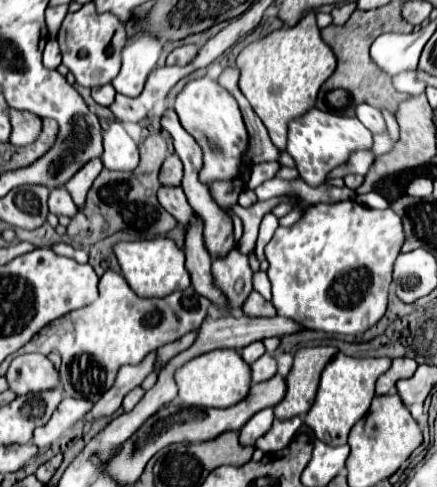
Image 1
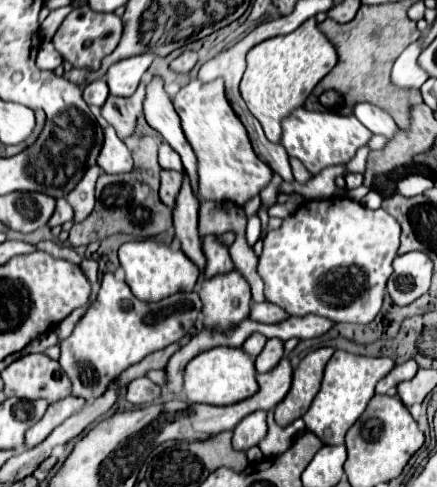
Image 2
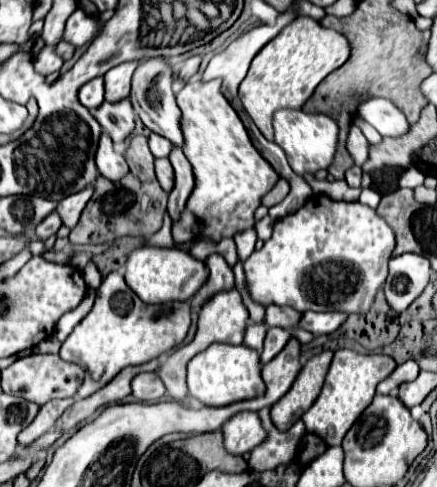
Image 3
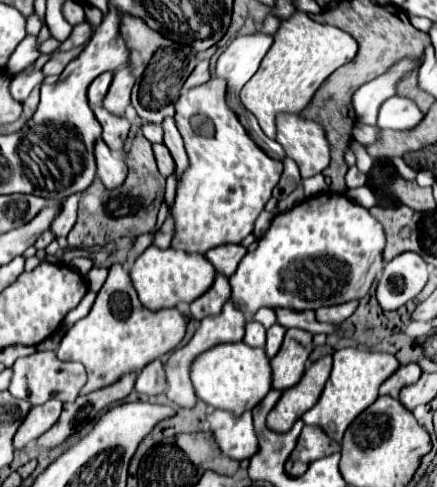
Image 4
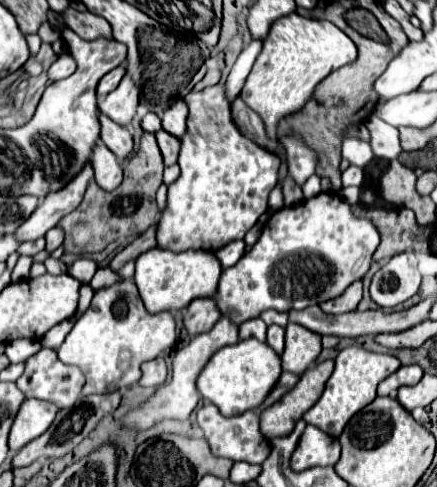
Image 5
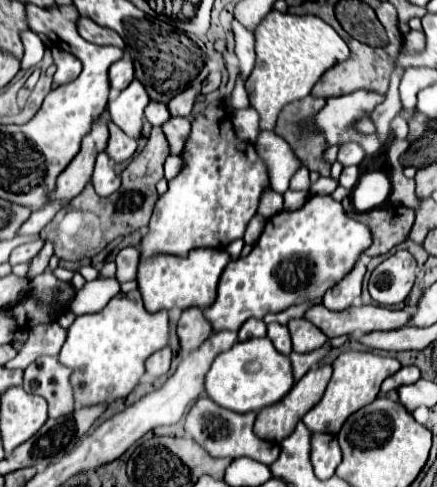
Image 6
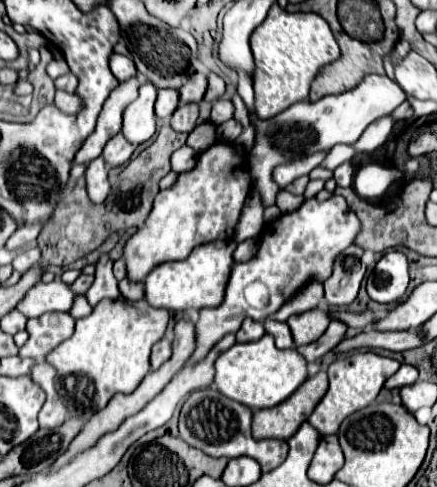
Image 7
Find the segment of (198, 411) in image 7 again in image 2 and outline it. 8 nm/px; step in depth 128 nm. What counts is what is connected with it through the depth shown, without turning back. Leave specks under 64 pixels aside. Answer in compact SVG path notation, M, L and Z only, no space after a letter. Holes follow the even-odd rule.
M252 412L246 418L240 420L240 424L236 424L234 428L234 436L232 436L232 446L236 450L248 450L252 446L258 446L267 434L267 412Z

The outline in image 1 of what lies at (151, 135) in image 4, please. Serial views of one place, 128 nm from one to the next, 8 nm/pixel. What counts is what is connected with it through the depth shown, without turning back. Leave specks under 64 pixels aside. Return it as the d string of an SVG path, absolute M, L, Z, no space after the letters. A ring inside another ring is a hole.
M168 154L160 170L160 184L180 184L180 182L182 182L182 162L176 154Z

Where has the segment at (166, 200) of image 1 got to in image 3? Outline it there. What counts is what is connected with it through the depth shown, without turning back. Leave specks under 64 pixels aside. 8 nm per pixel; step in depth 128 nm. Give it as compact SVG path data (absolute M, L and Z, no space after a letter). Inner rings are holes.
M156 158L156 176L158 176L160 186L166 192L170 192L172 184L174 184L174 170L172 170L172 164L168 158Z

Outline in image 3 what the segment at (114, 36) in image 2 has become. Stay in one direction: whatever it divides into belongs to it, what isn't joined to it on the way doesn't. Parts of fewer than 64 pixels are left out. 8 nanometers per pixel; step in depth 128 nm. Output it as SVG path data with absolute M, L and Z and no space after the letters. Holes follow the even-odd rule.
M76 8L66 22L64 40L70 42L72 46L82 46L82 44L88 44L98 32L100 32L98 20L88 16L82 8Z

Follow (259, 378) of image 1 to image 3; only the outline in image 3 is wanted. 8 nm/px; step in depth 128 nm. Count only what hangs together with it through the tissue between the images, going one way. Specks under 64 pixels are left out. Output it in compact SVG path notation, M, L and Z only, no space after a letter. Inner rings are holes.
M268 328L266 332L266 342L262 350L262 364L268 364L290 340L290 332L284 328Z

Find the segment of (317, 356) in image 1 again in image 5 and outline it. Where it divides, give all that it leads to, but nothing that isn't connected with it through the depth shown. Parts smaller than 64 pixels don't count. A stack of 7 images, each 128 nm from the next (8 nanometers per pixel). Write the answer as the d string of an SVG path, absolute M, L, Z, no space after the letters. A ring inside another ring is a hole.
M324 360L322 364L308 368L308 372L300 376L298 384L290 392L286 392L270 408L264 408L264 412L260 414L260 432L268 440L288 436L294 424L302 418L302 414L308 412L322 396L326 380L330 378L332 370L334 360Z

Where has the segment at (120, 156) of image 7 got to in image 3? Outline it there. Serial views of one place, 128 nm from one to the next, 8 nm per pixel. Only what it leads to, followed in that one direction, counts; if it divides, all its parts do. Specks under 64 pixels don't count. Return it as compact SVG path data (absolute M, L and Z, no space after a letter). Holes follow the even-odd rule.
M130 98L120 100L116 104L104 102L100 108L96 108L94 118L108 132L114 144L124 142L126 136L134 130L134 108L130 104Z

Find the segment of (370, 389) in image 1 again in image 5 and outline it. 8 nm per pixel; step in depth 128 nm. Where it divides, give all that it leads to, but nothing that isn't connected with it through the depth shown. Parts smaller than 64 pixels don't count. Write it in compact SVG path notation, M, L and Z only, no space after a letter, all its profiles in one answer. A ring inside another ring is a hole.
M356 346L344 348L336 358L336 368L330 380L326 382L326 390L322 398L304 414L306 424L316 426L330 436L340 436L346 422L376 398L376 386L386 376L394 374L398 368L400 368L400 360L396 360L390 354L374 354Z

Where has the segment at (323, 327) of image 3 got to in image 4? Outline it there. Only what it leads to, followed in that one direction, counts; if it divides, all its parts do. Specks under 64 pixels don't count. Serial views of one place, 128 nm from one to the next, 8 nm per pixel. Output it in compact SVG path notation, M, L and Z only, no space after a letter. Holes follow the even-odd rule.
M350 300L344 304L336 304L336 306L324 306L316 310L316 318L320 322L330 322L330 324L342 324L358 306L358 300Z

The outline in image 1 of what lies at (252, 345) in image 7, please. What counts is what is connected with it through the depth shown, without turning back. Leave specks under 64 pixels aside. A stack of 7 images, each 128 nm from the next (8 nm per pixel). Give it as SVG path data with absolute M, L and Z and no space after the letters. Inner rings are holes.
M212 350L192 358L176 372L178 398L184 406L204 406L204 408L228 408L244 400L250 390L250 366L242 360L238 350Z

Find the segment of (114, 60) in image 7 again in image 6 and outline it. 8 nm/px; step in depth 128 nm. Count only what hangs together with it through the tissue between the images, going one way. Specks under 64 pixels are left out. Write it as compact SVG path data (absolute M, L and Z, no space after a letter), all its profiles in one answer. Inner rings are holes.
M120 58L110 66L110 98L116 98L118 92L128 88L128 84L134 80L134 66L130 58Z

